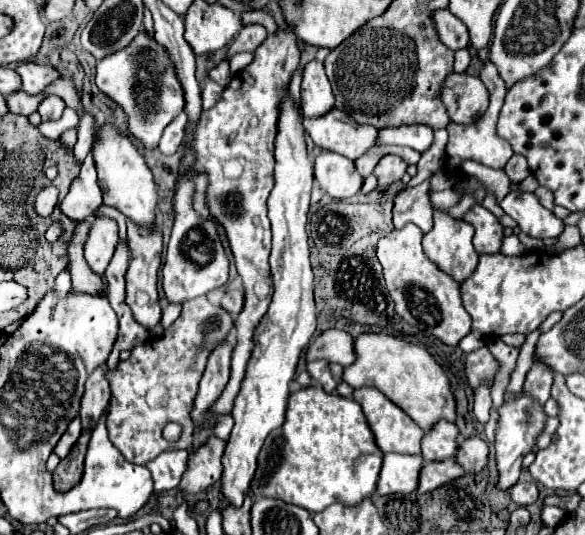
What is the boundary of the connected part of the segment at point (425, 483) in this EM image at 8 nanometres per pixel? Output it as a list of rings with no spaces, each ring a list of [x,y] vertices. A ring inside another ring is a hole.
[[[444,459],[444,463],[424,463],[422,471],[420,471],[420,483],[418,483],[418,493],[426,493],[432,491],[456,477],[462,477],[464,469],[454,461],[454,459]]]

